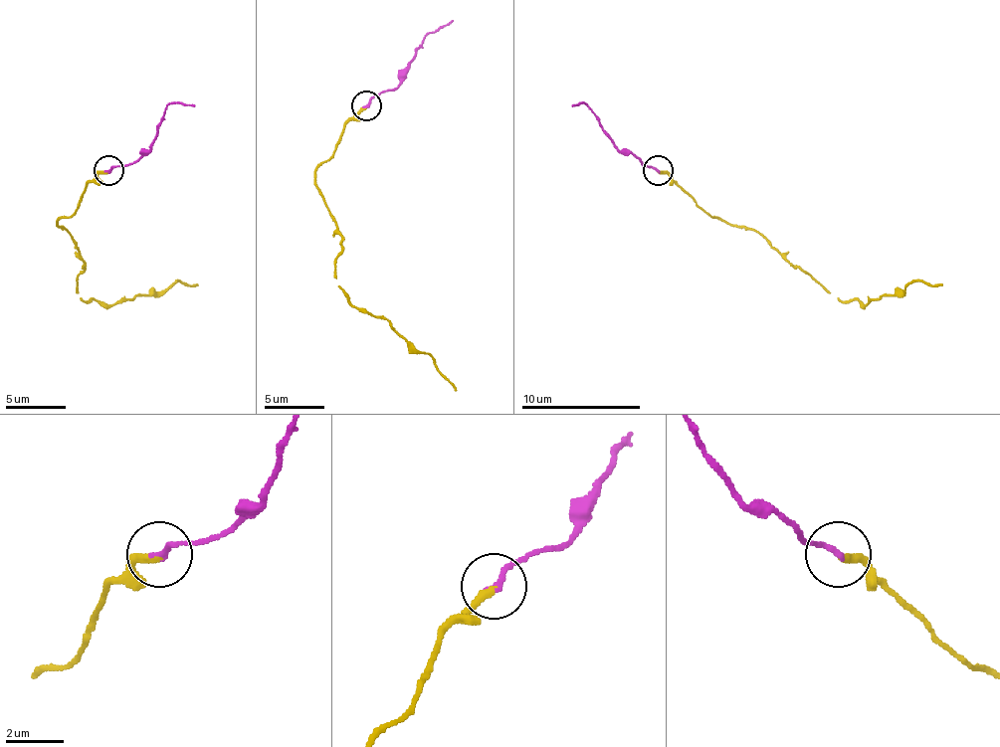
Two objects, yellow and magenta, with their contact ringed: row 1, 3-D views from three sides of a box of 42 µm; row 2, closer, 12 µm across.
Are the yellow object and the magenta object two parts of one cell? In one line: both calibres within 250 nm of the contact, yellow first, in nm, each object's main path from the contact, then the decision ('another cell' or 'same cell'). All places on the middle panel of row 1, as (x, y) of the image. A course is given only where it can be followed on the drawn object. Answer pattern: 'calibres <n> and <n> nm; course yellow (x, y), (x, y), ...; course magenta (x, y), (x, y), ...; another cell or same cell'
calibres 260 and 200 nm; course yellow (366, 106), (315, 172), (342, 238), (336, 259), (339, 285), (354, 306), (426, 351), (456, 390); course magenta (366, 106), (378, 94), (393, 92), (429, 35), (453, 20); same cell

